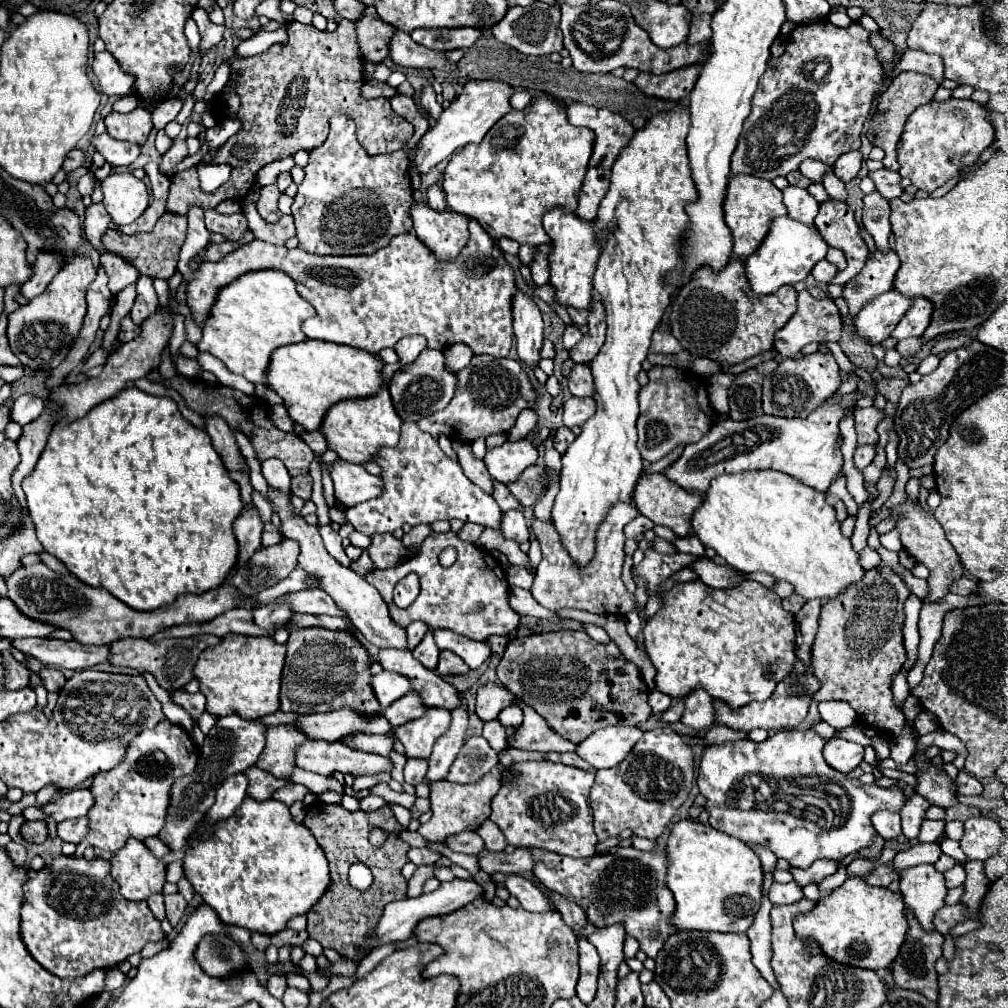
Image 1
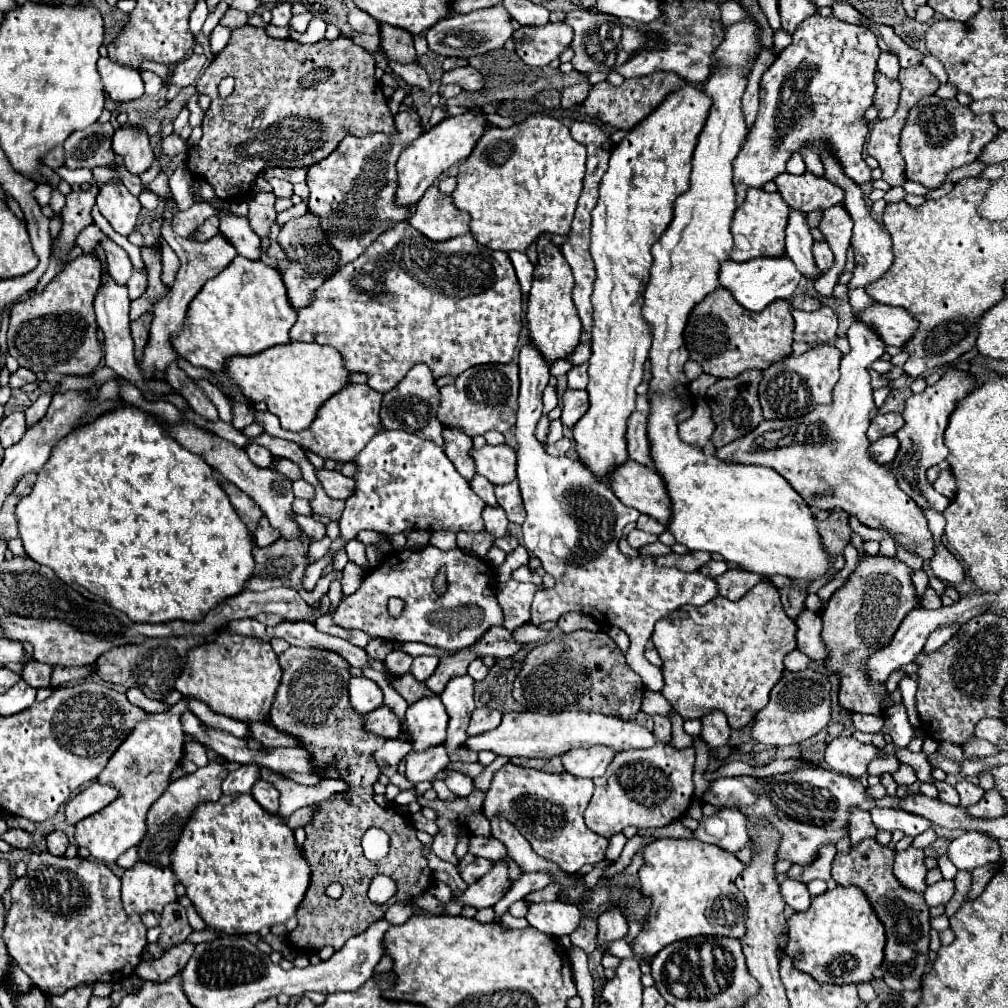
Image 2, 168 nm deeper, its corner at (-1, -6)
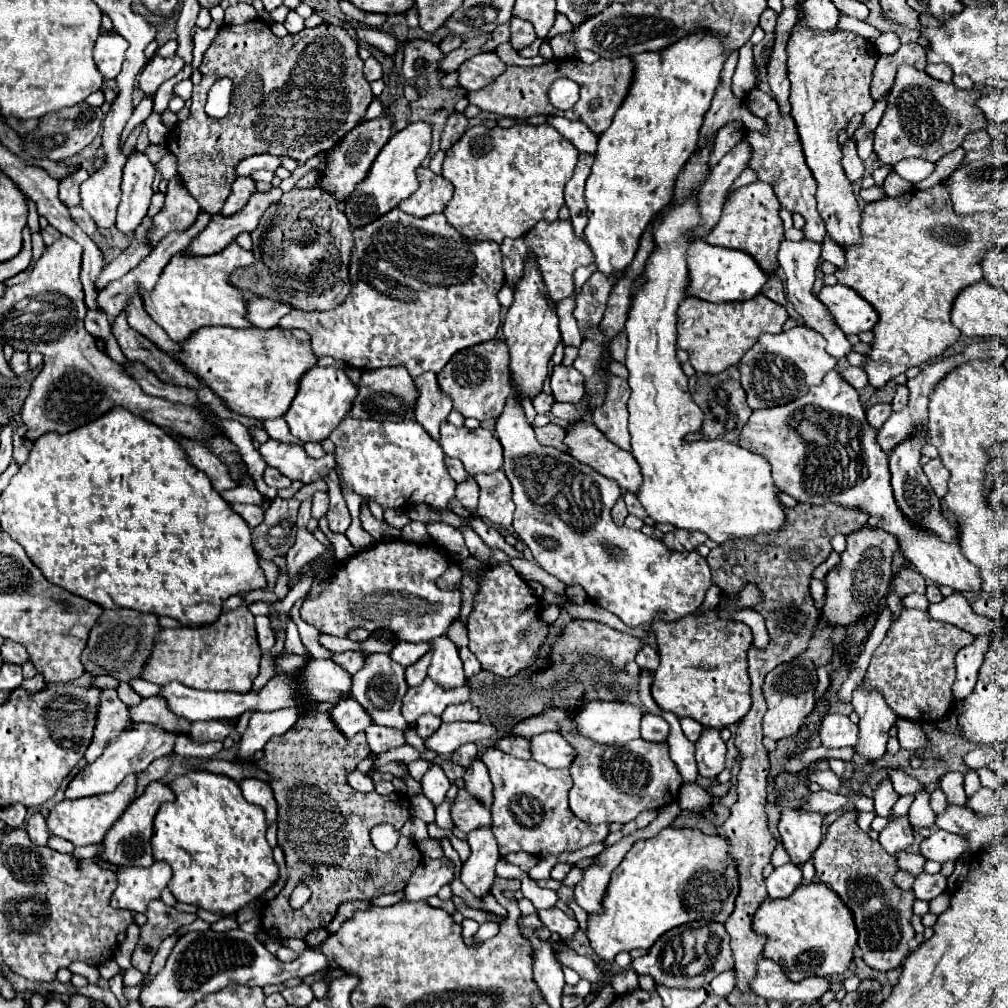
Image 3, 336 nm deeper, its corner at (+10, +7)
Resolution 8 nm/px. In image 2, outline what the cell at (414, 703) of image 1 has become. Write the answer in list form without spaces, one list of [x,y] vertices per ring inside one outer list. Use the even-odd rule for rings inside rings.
[[[379,707],[379,709],[363,715],[363,723],[367,725],[367,733],[371,731],[383,739],[399,737],[399,721],[387,707]]]

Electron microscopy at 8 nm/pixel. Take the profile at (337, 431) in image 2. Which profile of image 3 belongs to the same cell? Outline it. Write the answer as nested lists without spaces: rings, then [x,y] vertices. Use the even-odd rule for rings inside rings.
[[[314,366],[300,380],[298,394],[296,394],[290,410],[286,412],[284,420],[288,422],[290,432],[296,438],[300,438],[302,442],[322,442],[350,414],[356,394],[358,394],[358,386],[348,378],[348,374],[344,370]]]

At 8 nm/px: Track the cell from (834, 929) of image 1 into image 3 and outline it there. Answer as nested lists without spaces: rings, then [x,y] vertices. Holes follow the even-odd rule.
[[[824,882],[800,884],[788,898],[766,900],[754,916],[754,928],[768,938],[764,958],[780,962],[796,982],[810,976],[844,974],[850,968],[854,948],[858,946],[858,930],[852,912]]]

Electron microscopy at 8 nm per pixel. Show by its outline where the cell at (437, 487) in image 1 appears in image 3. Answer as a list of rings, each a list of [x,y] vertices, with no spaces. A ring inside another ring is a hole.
[[[346,416],[330,440],[336,444],[340,488],[350,488],[362,500],[376,502],[384,510],[410,510],[410,506],[426,504],[434,510],[452,512],[450,502],[456,498],[456,482],[448,474],[440,444],[418,422],[376,422]]]

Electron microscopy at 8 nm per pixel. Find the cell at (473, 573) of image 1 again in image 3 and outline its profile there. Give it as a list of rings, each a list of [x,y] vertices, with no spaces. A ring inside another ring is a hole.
[[[402,538],[378,542],[376,546],[370,546],[370,548],[362,550],[362,552],[350,556],[350,558],[342,564],[342,568],[332,574],[332,584],[328,586],[328,590],[322,592],[320,598],[316,598],[316,600],[304,600],[304,604],[302,604],[302,608],[300,608],[300,616],[302,616],[304,622],[308,622],[308,624],[316,626],[318,630],[322,630],[322,632],[326,632],[326,634],[332,634],[332,636],[346,636],[346,632],[352,630],[352,628],[366,628],[368,632],[374,632],[374,630],[390,630],[398,640],[406,640],[406,642],[432,642],[432,640],[444,636],[446,630],[450,628],[450,624],[452,624],[454,620],[458,620],[458,616],[460,616],[460,606],[462,606],[462,592],[460,592],[460,588],[456,586],[454,590],[440,590],[440,588],[436,586],[436,578],[442,576],[442,574],[448,570],[448,566],[452,566],[452,558],[450,558],[444,550],[438,552],[436,548],[430,548],[430,546],[424,546],[424,544],[406,542],[406,540],[402,540]]]

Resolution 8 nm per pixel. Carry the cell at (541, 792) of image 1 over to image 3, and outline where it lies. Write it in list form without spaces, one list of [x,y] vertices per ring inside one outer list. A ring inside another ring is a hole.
[[[490,748],[482,762],[488,766],[490,780],[494,784],[492,804],[492,832],[498,840],[500,854],[528,852],[532,856],[558,856],[562,852],[574,852],[590,844],[598,844],[608,836],[608,824],[584,824],[568,806],[568,792],[572,788],[570,770],[552,770],[536,760],[520,760]]]

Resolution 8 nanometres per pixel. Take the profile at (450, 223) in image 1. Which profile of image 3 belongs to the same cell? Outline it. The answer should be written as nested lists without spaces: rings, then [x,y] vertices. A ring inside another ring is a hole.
[[[418,168],[416,174],[418,174],[420,188],[410,198],[402,200],[398,208],[416,218],[444,212],[448,202],[452,200],[454,186],[444,176],[438,176],[428,168]]]

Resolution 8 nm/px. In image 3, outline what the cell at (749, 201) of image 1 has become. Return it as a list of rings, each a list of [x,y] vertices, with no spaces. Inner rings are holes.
[[[760,180],[748,186],[736,188],[730,194],[728,202],[724,204],[720,222],[706,236],[706,242],[712,246],[734,248],[734,250],[752,254],[766,272],[774,272],[778,268],[776,252],[782,240],[784,240],[784,228],[782,228],[782,218],[780,218],[780,202],[776,200],[772,186]]]

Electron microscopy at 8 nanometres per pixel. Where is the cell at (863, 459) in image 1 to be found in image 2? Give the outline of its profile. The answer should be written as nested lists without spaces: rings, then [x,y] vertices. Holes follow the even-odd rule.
[[[895,435],[881,437],[879,441],[875,441],[875,443],[869,447],[869,451],[871,451],[871,455],[873,455],[873,459],[875,459],[877,463],[887,465],[887,463],[893,461],[895,453],[899,451],[899,439],[897,439]]]

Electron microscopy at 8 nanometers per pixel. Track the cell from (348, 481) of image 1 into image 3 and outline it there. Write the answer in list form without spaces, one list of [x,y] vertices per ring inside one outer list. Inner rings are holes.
[[[268,440],[258,450],[268,466],[278,468],[290,480],[300,480],[304,484],[324,480],[326,474],[336,468],[334,456],[326,454],[316,460],[316,458],[310,458],[304,452],[304,448],[298,444],[284,444],[278,440]]]

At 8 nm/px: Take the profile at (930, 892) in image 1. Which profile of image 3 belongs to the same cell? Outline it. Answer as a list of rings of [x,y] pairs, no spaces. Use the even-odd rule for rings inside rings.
[[[906,816],[900,820],[890,820],[888,826],[880,832],[880,844],[890,856],[904,852],[908,846],[912,846],[912,842],[914,842],[914,830]]]

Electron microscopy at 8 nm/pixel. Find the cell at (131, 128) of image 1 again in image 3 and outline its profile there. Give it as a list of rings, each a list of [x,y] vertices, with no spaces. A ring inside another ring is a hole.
[[[134,150],[124,166],[122,176],[122,202],[116,216],[120,232],[134,232],[148,212],[152,200],[154,166],[146,154]]]

